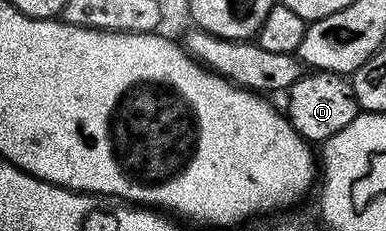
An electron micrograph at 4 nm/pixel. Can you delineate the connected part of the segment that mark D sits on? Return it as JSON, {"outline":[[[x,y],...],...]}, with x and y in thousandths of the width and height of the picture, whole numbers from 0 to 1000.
{"outline":[[[788,316],[785,333],[772,338],[754,385],[741,394],[738,424],[738,489],[754,545],[806,623],[834,623],[873,589],[873,571],[915,537],[915,519],[935,485],[907,351],[886,320]]]}

